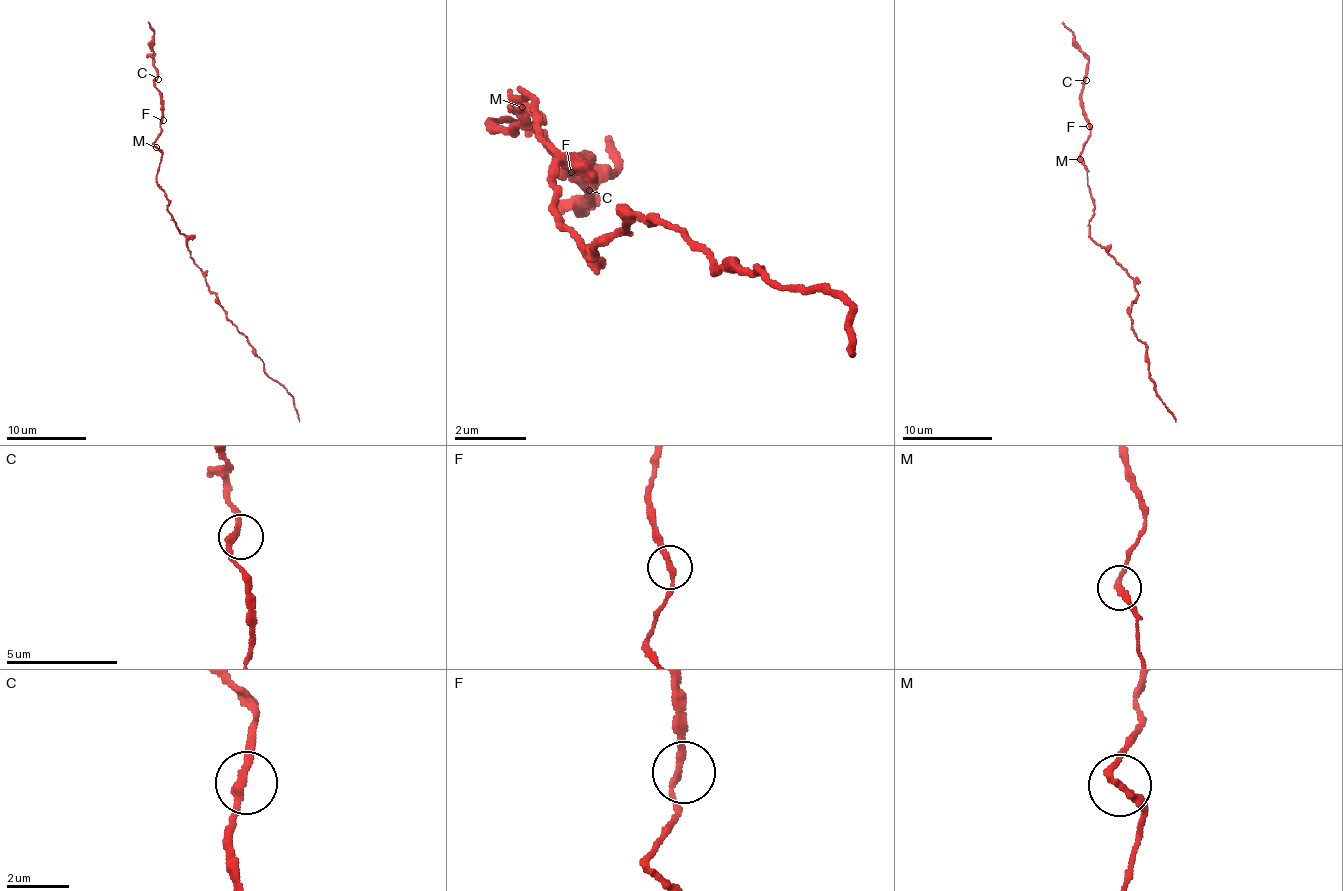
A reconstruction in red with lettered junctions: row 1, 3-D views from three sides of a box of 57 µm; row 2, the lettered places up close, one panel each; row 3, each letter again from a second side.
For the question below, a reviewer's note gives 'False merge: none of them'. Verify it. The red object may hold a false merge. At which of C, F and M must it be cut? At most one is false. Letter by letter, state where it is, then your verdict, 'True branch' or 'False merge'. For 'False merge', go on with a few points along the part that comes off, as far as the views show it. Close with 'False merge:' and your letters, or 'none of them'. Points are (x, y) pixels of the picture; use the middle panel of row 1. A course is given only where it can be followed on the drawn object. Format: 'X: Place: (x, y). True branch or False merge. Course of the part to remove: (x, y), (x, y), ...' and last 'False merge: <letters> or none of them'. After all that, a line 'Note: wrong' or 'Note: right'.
C: Place: (589, 190). True branch
F: Place: (571, 172). True branch
M: Place: (522, 107). True branch
False merge: none of them
Note: right

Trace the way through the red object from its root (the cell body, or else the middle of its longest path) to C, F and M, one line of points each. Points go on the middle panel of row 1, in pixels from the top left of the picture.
C: (539, 131), (530, 96), (492, 121), (528, 112), (589, 190)
F: (539, 131), (530, 96), (512, 96), (511, 131), (492, 121), (530, 132), (528, 112), (513, 107), (571, 172)
M: (539, 131), (530, 96), (512, 96), (522, 124), (511, 131), (492, 121), (530, 132), (535, 119), (520, 105)

